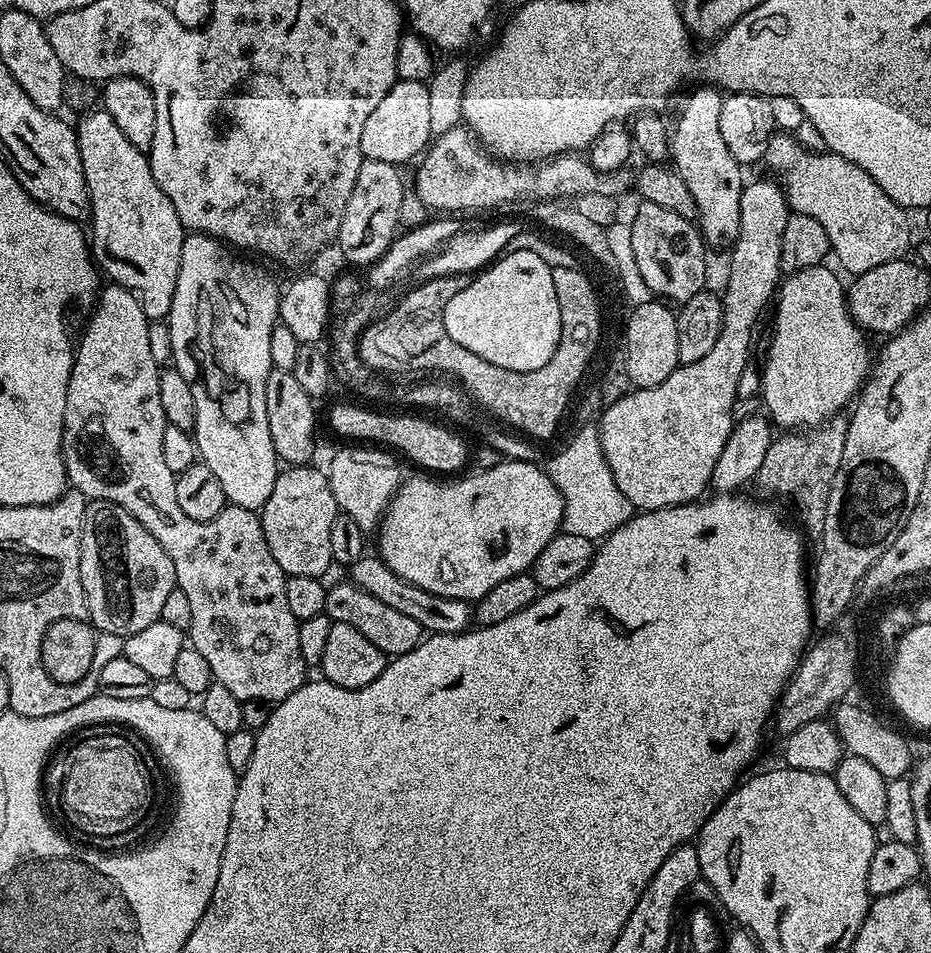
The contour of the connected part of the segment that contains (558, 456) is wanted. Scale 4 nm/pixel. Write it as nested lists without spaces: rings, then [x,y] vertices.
[[[587,423],[580,426],[576,433],[577,436],[561,452],[556,452],[549,458],[546,471],[562,494],[563,531],[578,534],[578,538],[600,542],[614,530],[621,528],[634,515],[634,509],[630,498],[626,498],[626,494],[618,490],[614,474],[610,474],[606,454],[602,454],[599,427],[595,423]]]

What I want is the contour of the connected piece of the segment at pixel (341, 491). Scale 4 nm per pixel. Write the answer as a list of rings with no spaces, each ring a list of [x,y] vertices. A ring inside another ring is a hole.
[[[350,446],[340,448],[332,456],[326,467],[326,475],[330,482],[330,490],[334,494],[334,502],[341,513],[354,518],[365,534],[375,533],[380,527],[388,504],[396,491],[400,489],[402,475],[396,465],[397,457],[391,451],[381,450],[376,446]]]

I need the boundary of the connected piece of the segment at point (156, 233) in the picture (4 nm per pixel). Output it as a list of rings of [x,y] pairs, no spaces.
[[[88,110],[83,113],[80,124],[75,125],[76,141],[82,158],[82,170],[86,178],[88,196],[92,200],[92,218],[90,221],[90,251],[99,271],[108,275],[113,284],[120,284],[135,292],[142,310],[149,321],[164,320],[174,302],[174,286],[178,282],[178,266],[182,258],[182,246],[186,229],[178,218],[170,198],[154,182],[152,167],[147,155],[122,130],[109,112]]]

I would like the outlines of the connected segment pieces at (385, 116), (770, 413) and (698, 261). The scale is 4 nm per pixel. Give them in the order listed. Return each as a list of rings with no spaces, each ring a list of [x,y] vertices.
[[[397,80],[395,86],[386,94],[386,98],[378,102],[370,118],[366,118],[366,126],[362,130],[362,154],[364,159],[404,166],[407,160],[415,161],[427,149],[432,139],[430,90],[427,83],[423,80]]]
[[[828,266],[791,273],[779,285],[774,297],[775,308],[772,345],[764,356],[764,373],[760,376],[760,392],[764,395],[765,406],[768,407],[766,416],[780,430],[815,430],[824,421],[843,413],[843,408],[847,409],[863,388],[874,363],[873,353],[868,353],[869,337],[865,329],[852,320],[845,281],[840,281]]]
[[[639,201],[638,208],[630,218],[632,250],[634,260],[640,269],[647,286],[653,295],[676,301],[681,304],[688,301],[694,294],[705,289],[706,274],[706,242],[699,227],[680,214],[667,210],[654,202]]]

